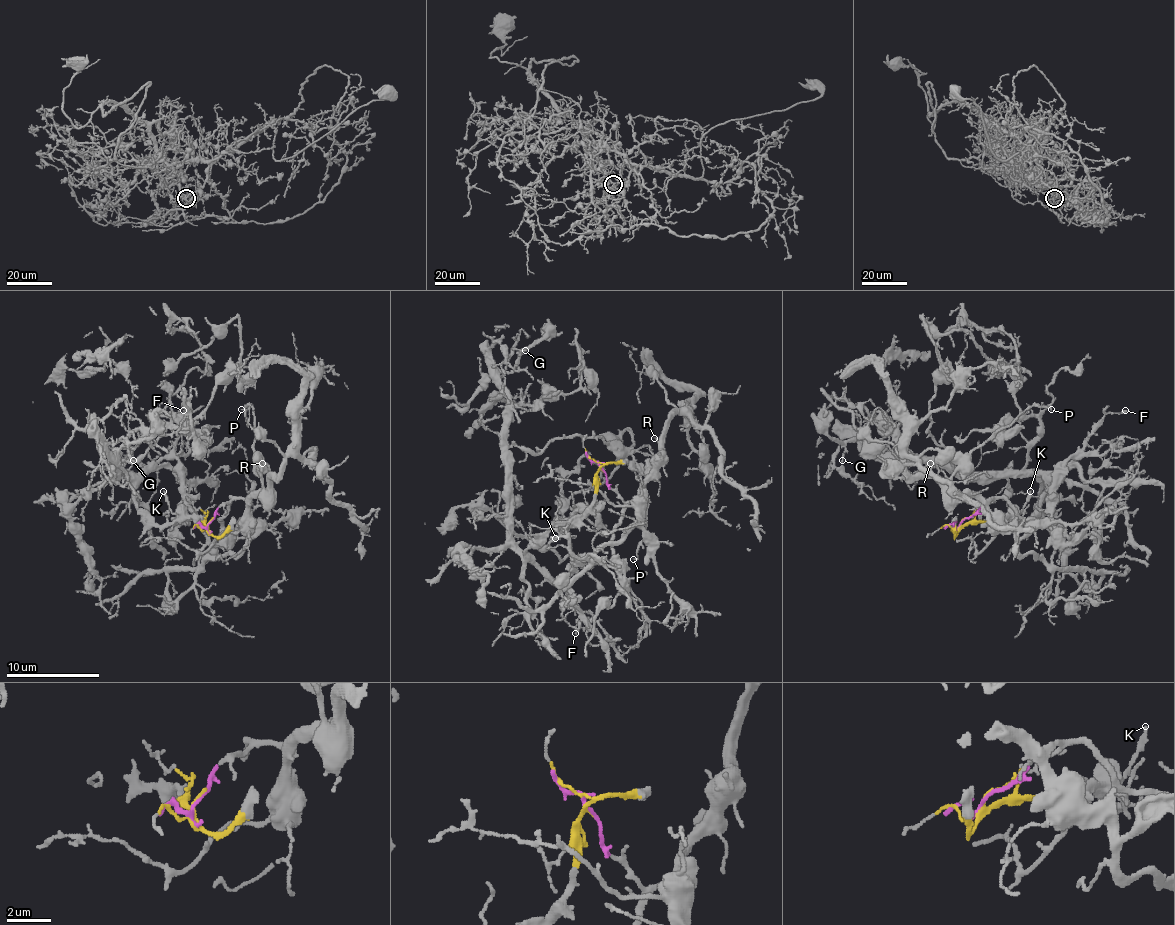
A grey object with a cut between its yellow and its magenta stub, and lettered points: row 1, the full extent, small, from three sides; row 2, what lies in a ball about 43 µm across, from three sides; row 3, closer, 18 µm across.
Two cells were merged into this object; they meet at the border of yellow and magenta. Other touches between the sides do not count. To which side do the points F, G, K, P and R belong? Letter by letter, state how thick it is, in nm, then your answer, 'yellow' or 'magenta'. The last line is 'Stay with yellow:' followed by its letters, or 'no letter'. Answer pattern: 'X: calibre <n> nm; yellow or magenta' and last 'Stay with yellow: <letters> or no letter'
F: calibre 160 nm; yellow
G: calibre 160 nm; yellow
K: calibre 180 nm; yellow
P: calibre 120 nm; magenta
R: calibre 130 nm; magenta
Stay with yellow: F, G, K

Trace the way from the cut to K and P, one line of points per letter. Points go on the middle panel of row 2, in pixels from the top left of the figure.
K: (600, 466), (597, 494), (593, 503), (555, 538)
P: (600, 466), (614, 489), (625, 501), (632, 501), (653, 459), (653, 473), (646, 480), (646, 534), (632, 559)

